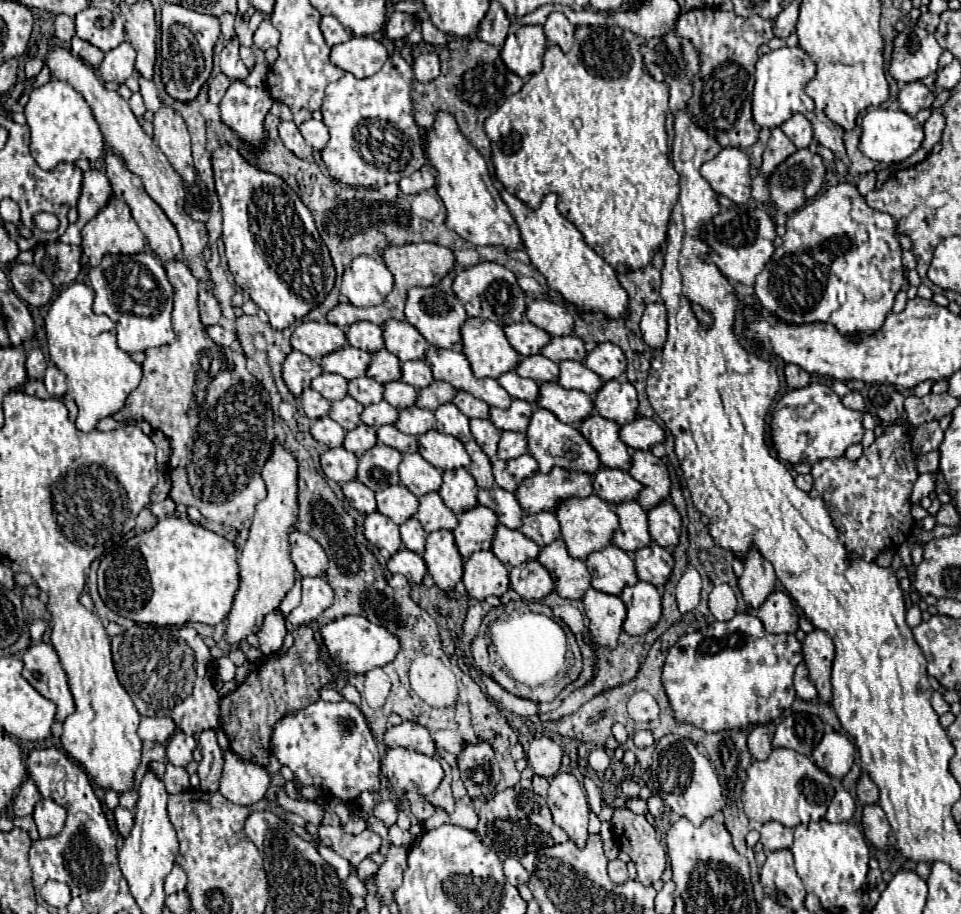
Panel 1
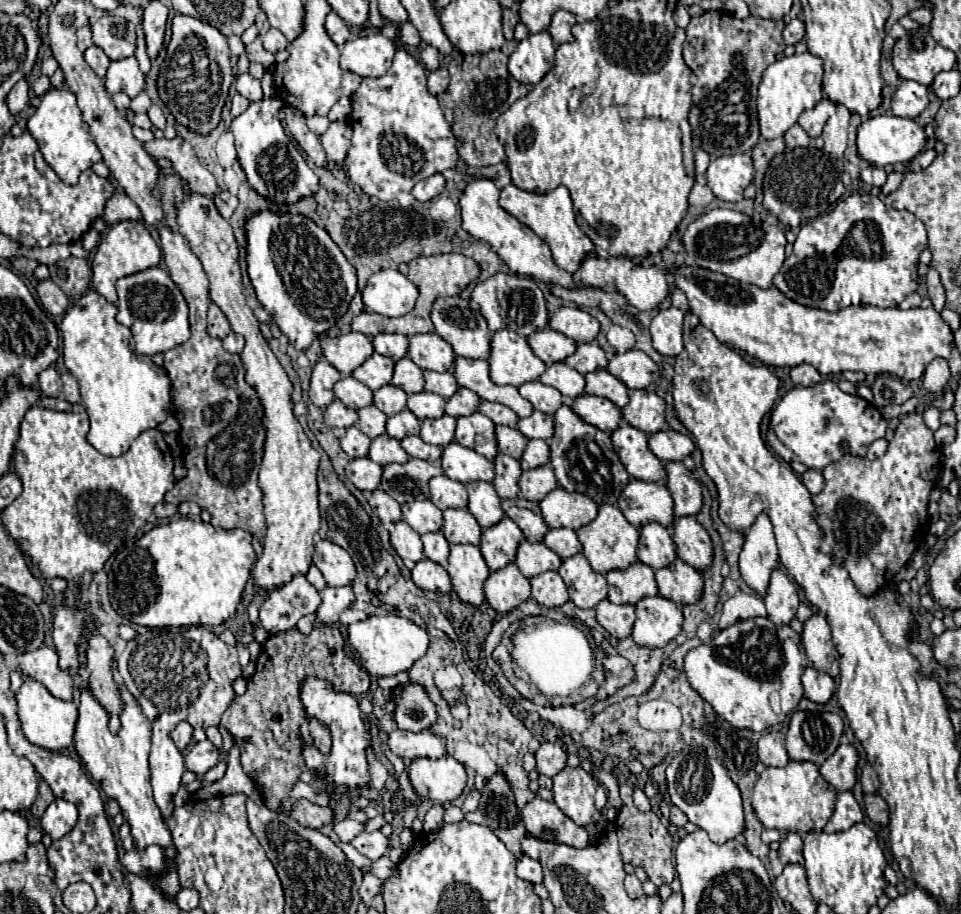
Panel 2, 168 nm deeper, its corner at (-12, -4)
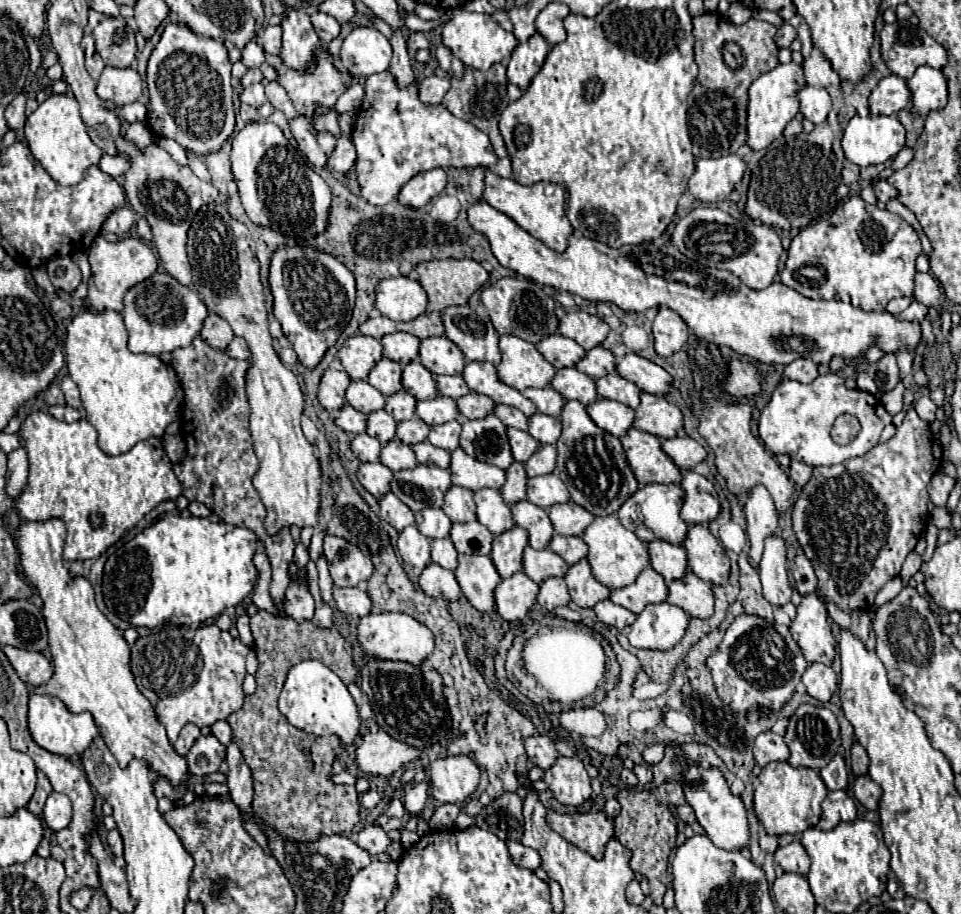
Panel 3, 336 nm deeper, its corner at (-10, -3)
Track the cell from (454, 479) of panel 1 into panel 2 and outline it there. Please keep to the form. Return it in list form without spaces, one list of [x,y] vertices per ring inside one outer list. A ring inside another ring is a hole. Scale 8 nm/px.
[[[469,482],[465,484],[465,488],[469,492],[469,512],[475,516],[481,528],[495,526],[495,522],[505,516],[501,498],[495,494],[491,482]]]

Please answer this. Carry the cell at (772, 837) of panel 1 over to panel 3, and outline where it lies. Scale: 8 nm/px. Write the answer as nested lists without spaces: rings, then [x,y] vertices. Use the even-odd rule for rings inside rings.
[[[799,841],[779,847],[775,851],[775,861],[783,867],[783,871],[793,871],[801,875],[807,875],[809,871],[809,855],[805,853],[805,847]]]

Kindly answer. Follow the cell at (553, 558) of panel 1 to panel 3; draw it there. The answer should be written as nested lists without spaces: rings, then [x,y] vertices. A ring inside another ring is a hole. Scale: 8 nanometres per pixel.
[[[585,559],[571,565],[563,579],[565,579],[567,587],[569,587],[571,601],[577,607],[593,607],[597,601],[603,601],[603,599],[609,597],[609,587],[599,583],[591,575],[589,563]]]

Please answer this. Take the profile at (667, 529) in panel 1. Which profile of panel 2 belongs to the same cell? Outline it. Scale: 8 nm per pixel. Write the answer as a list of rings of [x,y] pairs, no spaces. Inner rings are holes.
[[[693,516],[677,518],[673,524],[677,556],[691,568],[703,572],[713,562],[713,542],[707,530]]]

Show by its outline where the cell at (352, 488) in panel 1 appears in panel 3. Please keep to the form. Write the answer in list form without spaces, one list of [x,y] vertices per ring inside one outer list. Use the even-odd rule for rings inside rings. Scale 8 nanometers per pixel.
[[[387,493],[379,499],[381,513],[379,517],[387,523],[391,523],[397,531],[401,531],[405,525],[413,525],[413,511],[401,503],[393,493]]]

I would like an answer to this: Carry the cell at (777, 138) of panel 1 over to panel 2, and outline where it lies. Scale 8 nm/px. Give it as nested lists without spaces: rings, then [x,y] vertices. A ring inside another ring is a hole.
[[[795,124],[785,132],[785,142],[787,142],[787,148],[797,148],[797,146],[807,146],[811,138],[799,124]]]

